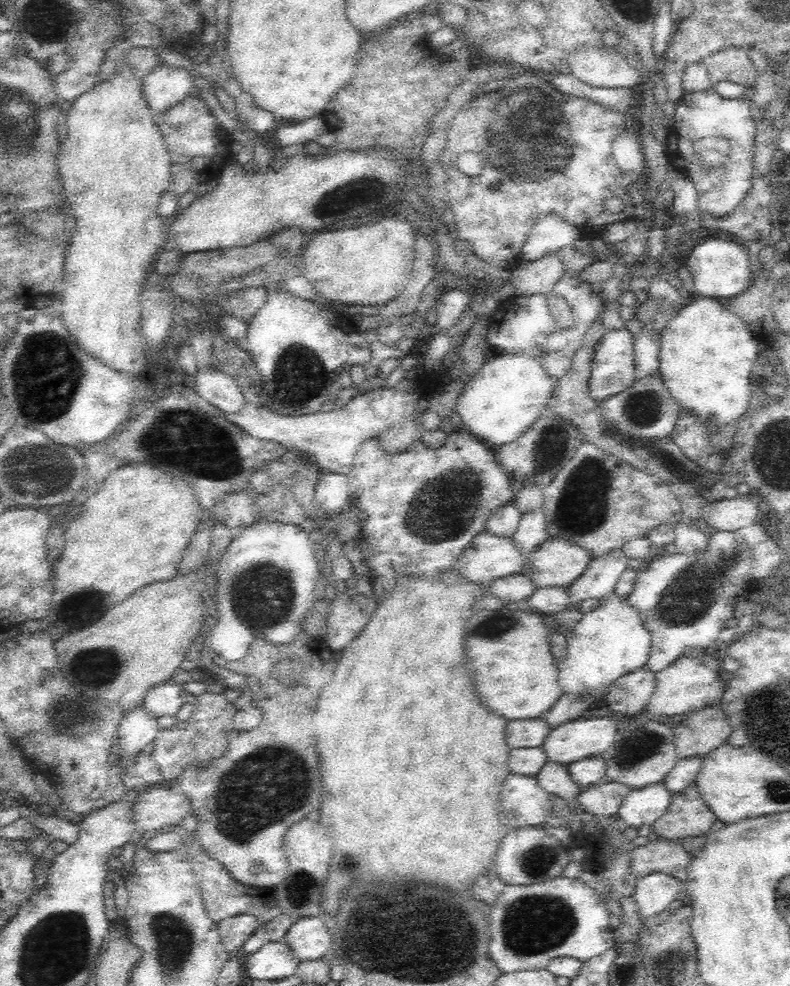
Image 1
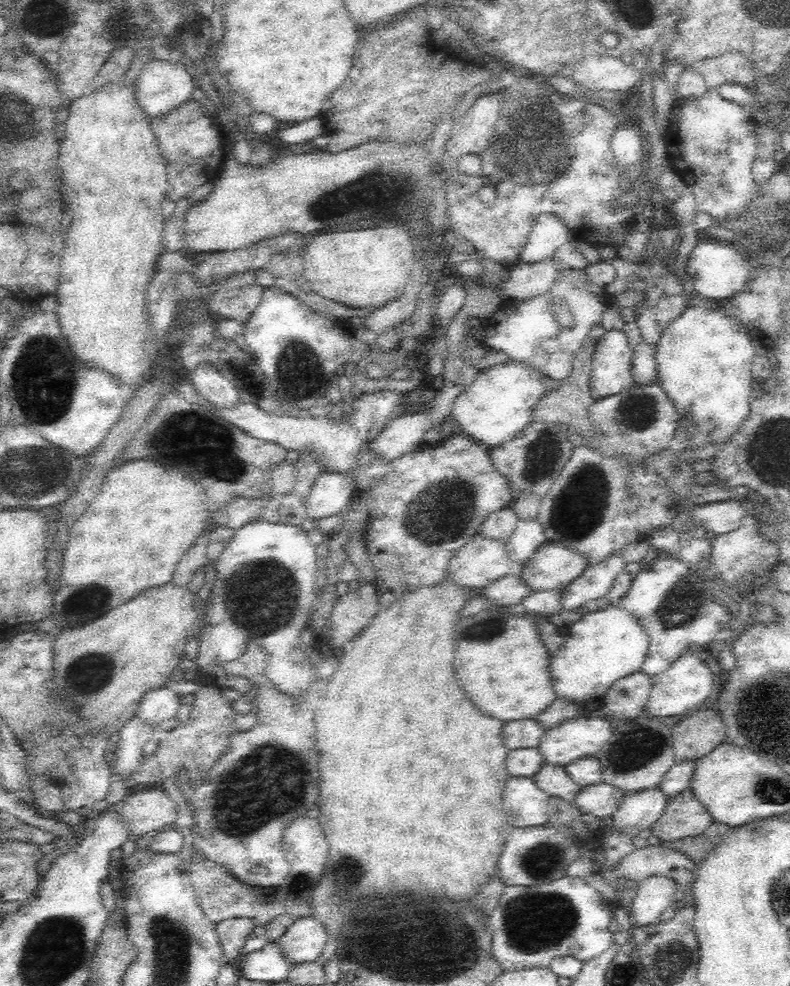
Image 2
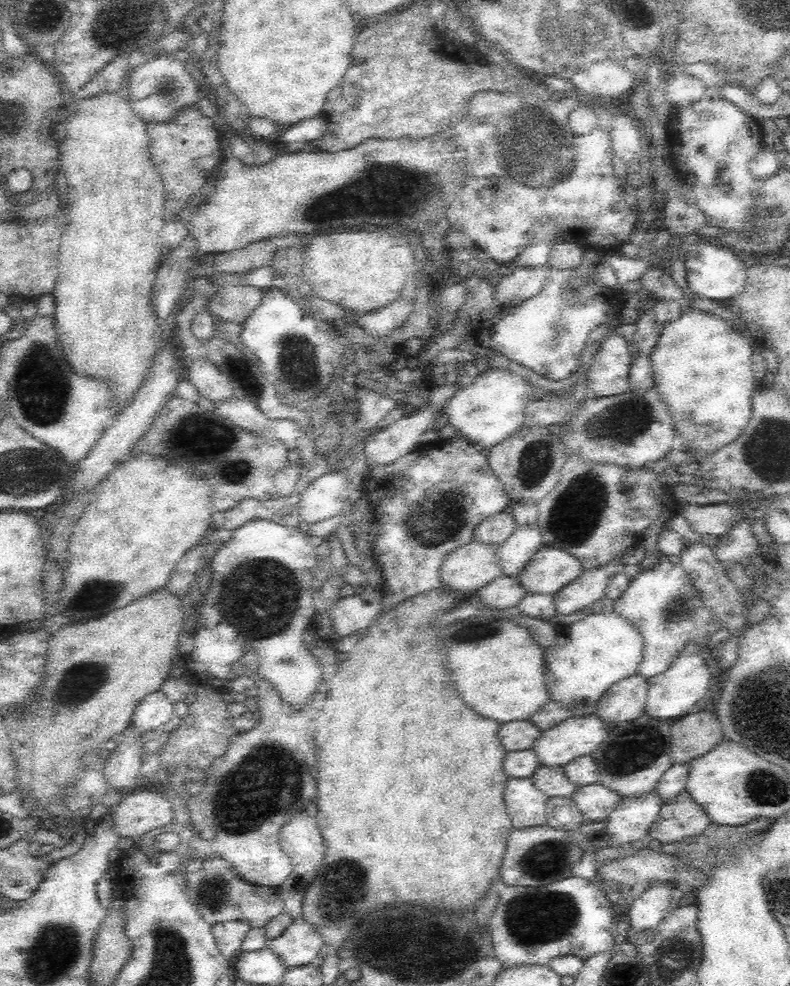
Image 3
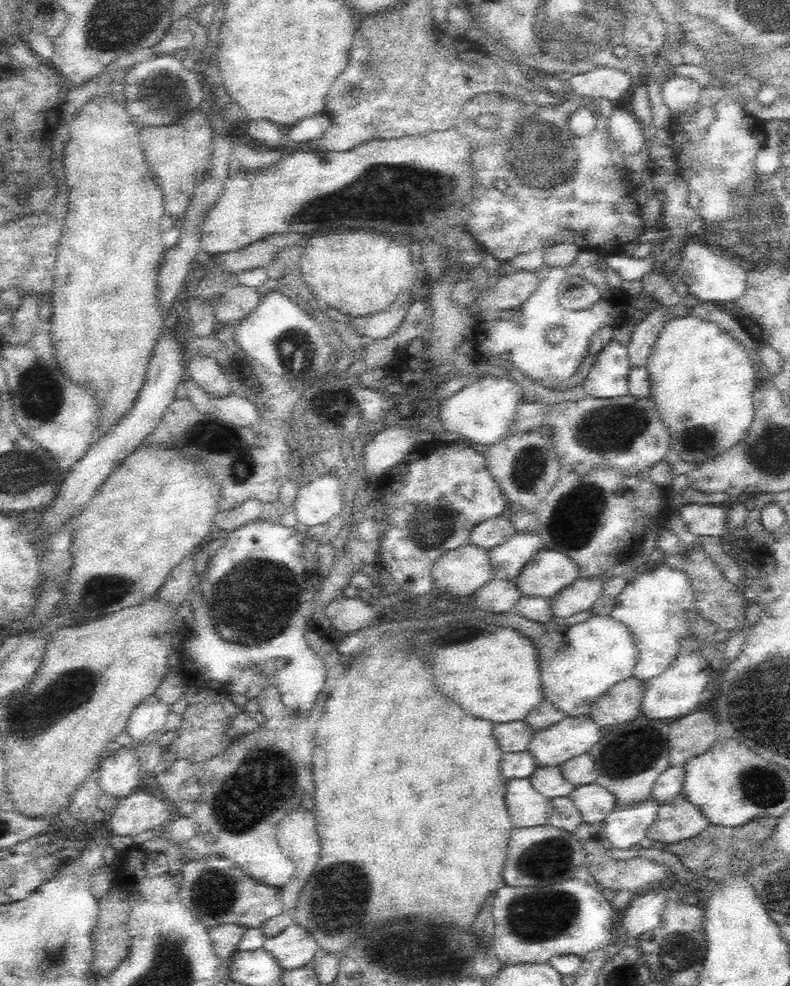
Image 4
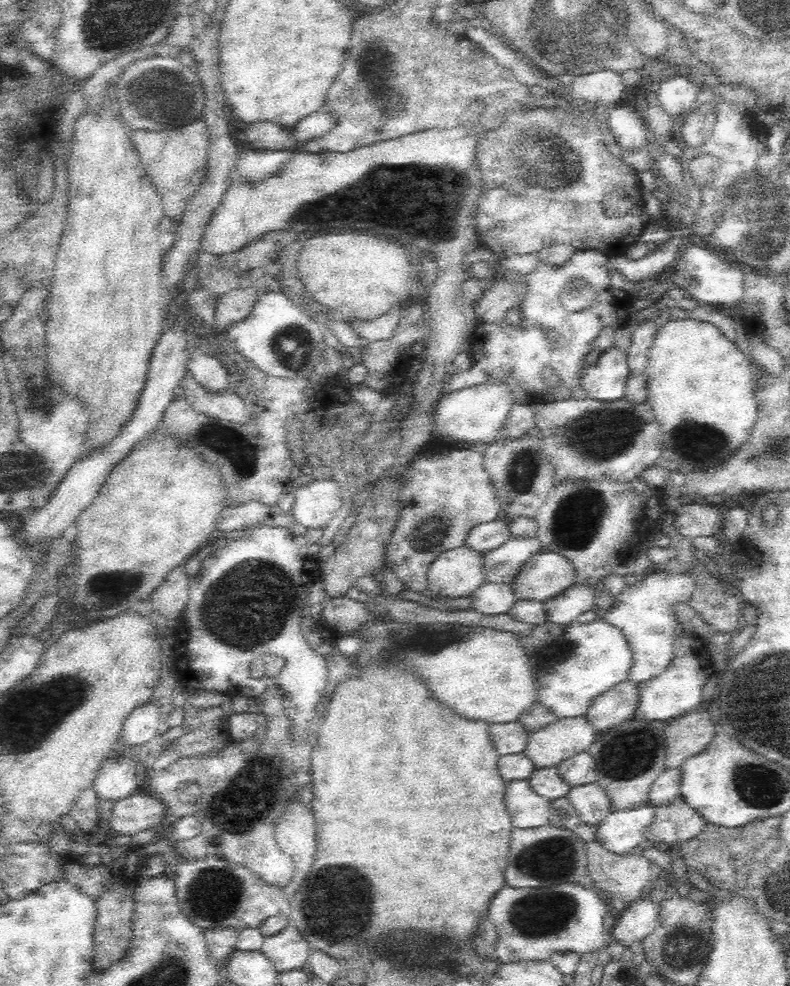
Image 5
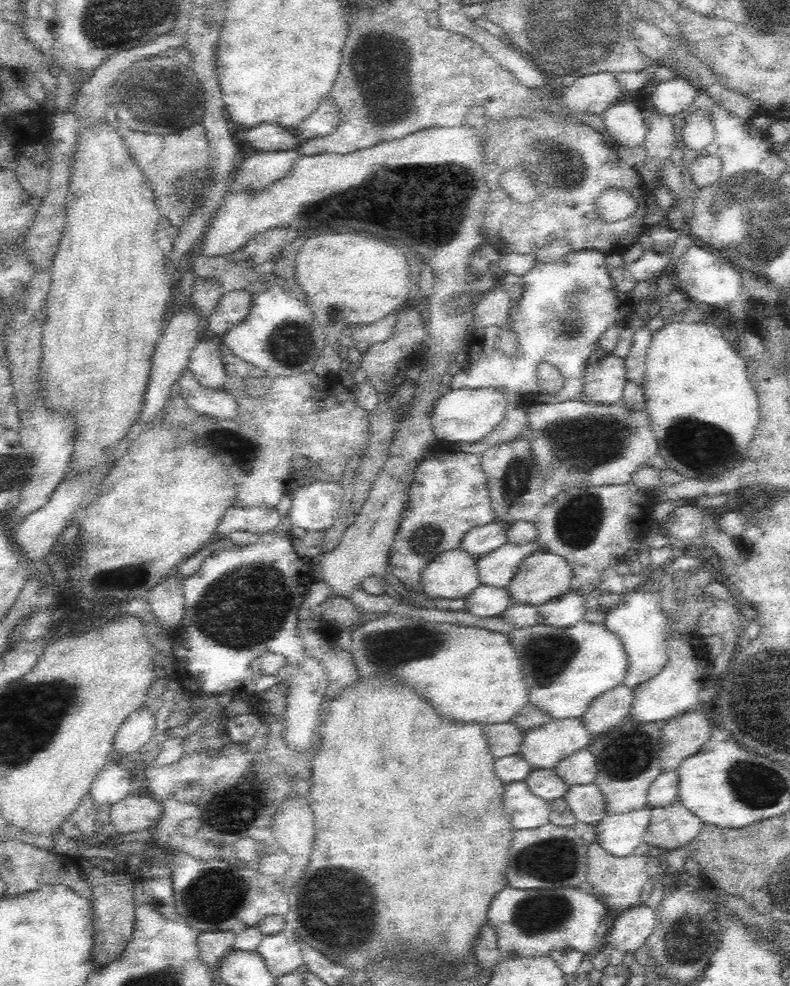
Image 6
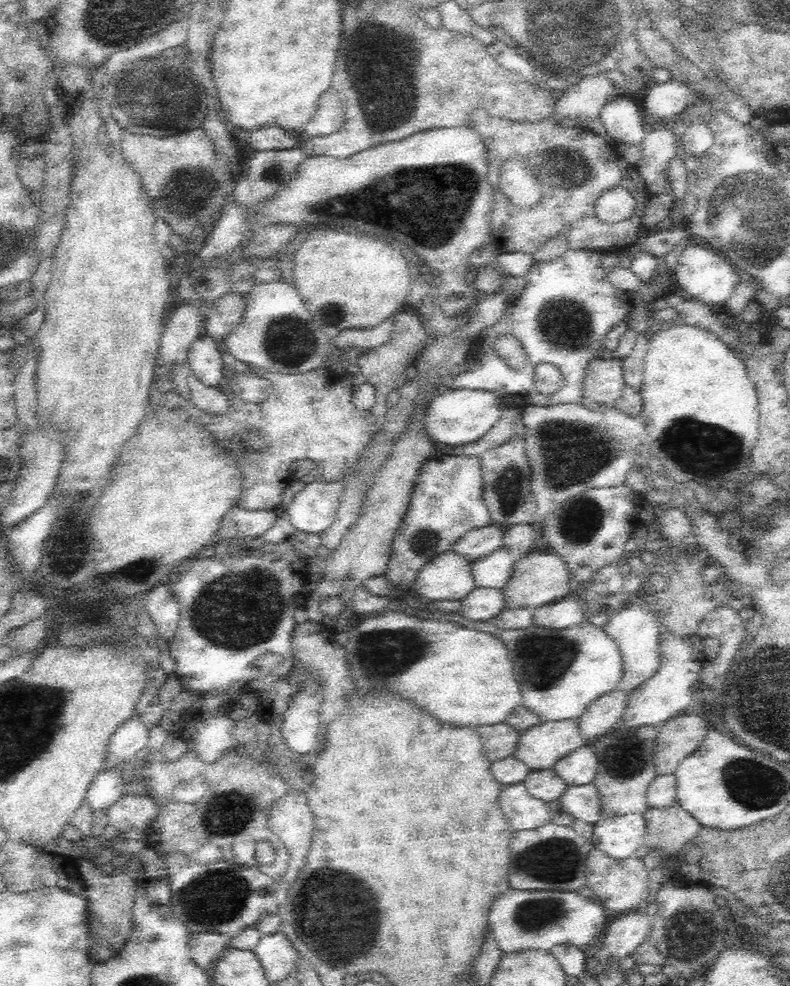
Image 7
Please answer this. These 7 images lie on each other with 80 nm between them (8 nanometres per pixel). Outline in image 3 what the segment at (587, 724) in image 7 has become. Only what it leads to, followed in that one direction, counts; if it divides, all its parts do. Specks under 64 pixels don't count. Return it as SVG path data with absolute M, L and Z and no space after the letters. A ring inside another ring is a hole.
M636 673L613 684L596 702L600 720L626 722L644 714L648 692L647 678Z

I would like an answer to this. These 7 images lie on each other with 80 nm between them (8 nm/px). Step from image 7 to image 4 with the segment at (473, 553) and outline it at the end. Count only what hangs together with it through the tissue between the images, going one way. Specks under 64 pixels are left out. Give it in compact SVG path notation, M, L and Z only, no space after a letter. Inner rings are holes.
M507 514L480 522L470 533L469 542L486 551L498 547L516 534Z

